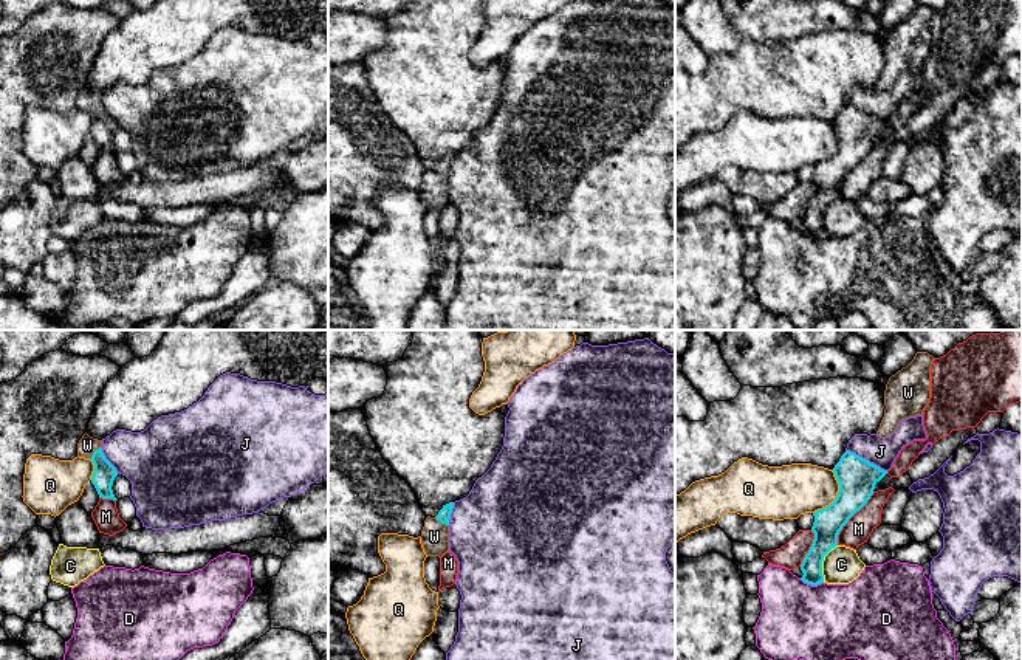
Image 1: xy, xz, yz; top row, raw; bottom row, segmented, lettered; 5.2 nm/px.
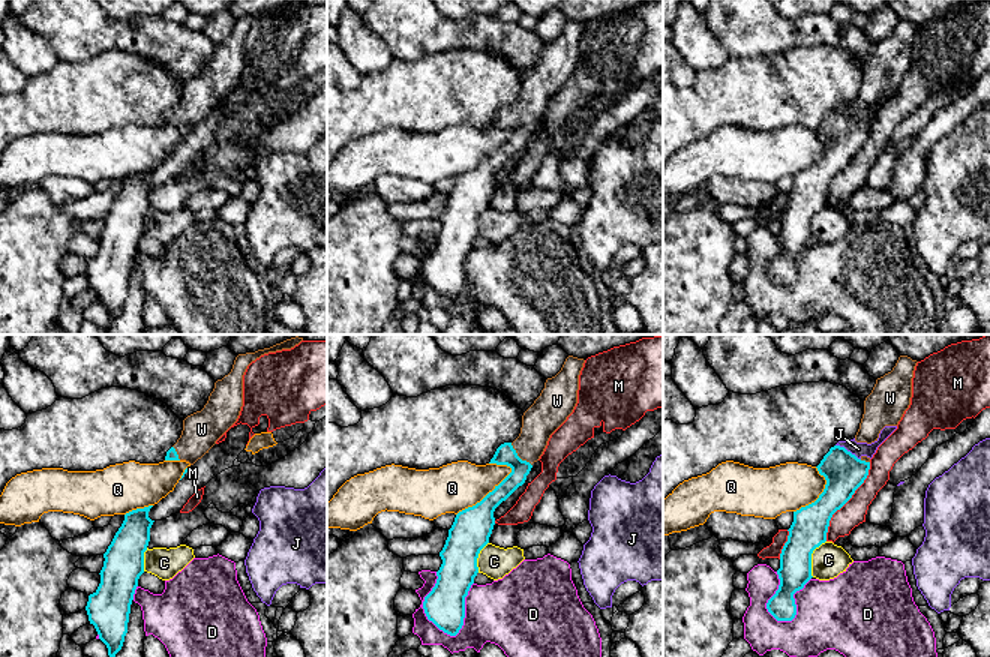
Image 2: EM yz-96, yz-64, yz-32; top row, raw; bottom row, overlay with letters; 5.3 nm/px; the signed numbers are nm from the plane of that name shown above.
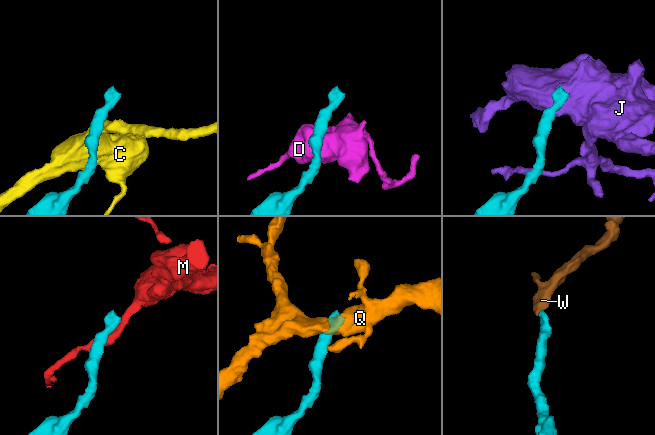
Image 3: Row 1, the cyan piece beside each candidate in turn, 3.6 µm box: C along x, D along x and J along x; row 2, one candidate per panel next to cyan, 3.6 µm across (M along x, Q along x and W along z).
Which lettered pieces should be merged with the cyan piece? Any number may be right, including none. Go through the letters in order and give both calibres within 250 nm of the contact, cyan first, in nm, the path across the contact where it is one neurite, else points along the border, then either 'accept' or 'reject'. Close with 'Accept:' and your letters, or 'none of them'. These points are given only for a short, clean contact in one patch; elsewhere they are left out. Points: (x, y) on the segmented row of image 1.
C: 150 nm thick on the cyan side, 190 nm on the other; border along yz (836, 544), (824, 556), (823, 581); reject
D: 120 nm thick on the cyan side, 400 nm on the other; border along yz (799, 578), (812, 584), (823, 583); reject
J: 200 nm thick on the cyan side, 150 nm on the other; border along yz (846, 450), (886, 471); reject
M: 200 nm thick on the cyan side, 140 nm on the other; reject
Q: 200 nm thick on the cyan side, 280 nm on the other; border along yz (833, 470), (838, 494), (813, 513); reject
W: 120 nm thick on the cyan side, 100 nm on the other; runs through xy (104, 473), (93, 453), (87, 445); accept
Accept: W

